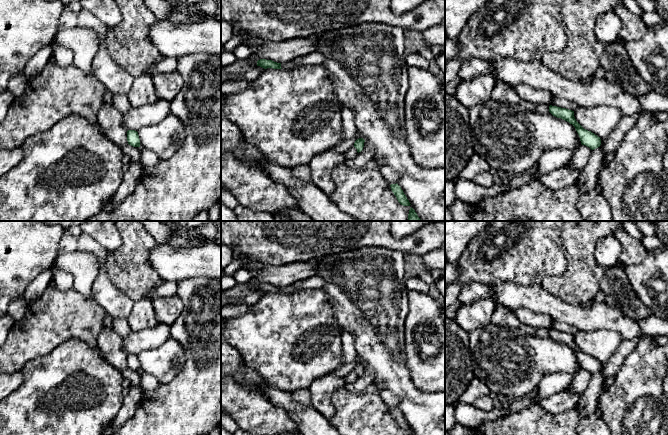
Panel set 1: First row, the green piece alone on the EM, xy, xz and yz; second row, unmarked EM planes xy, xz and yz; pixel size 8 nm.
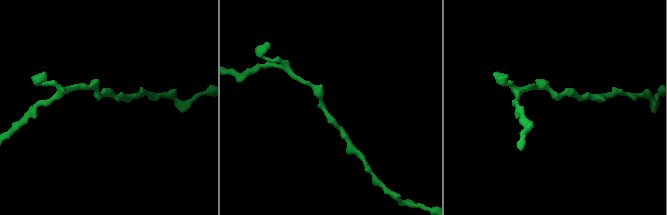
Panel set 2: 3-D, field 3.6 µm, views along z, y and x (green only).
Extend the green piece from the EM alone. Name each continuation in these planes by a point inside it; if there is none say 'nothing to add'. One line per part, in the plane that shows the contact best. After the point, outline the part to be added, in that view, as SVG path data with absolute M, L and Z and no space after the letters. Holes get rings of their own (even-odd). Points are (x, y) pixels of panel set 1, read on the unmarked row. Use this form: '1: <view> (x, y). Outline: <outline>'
nothing to add

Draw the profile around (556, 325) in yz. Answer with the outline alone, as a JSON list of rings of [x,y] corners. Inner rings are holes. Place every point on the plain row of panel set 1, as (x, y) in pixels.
[[[555,320],[553,321],[553,323],[551,325],[551,329],[561,331],[561,332],[566,332],[566,333],[569,333],[572,335],[576,334],[579,331],[574,326],[571,326],[564,322],[555,321]]]

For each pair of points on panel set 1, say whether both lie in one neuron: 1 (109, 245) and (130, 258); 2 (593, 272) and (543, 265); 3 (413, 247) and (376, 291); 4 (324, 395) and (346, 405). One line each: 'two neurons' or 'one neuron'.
1: two neurons
2: two neurons
3: two neurons
4: two neurons

